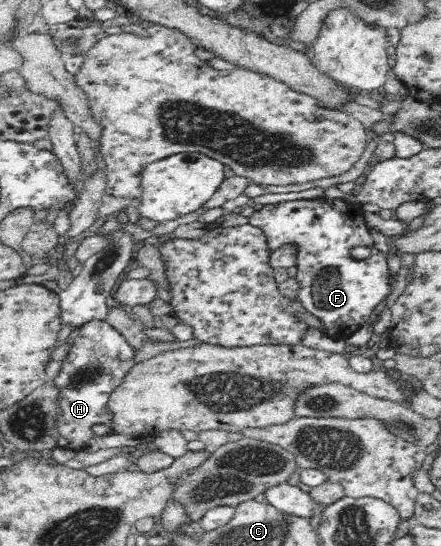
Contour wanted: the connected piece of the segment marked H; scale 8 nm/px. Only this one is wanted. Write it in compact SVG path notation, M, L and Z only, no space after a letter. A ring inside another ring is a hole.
M90 320L74 332L61 372L53 379L58 392L58 413L54 422L57 447L82 451L97 438L93 432L97 424L107 426L109 432L115 428L115 413L109 407L109 398L134 368L135 355L135 349L126 338L106 320Z

